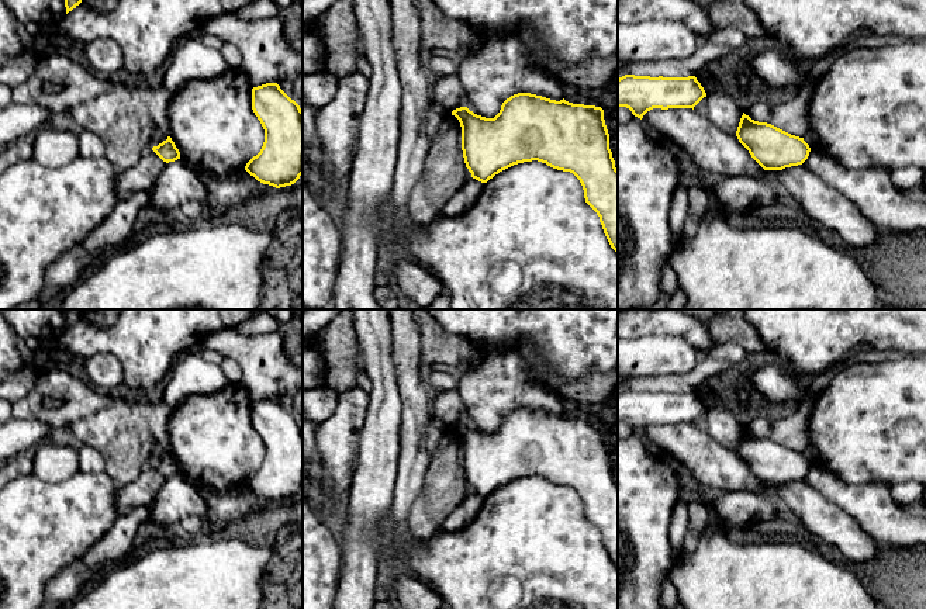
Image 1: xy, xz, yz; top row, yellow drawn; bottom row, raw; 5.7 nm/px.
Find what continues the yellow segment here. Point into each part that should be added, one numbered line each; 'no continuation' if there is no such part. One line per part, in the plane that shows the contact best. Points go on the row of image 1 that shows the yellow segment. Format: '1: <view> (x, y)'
no continuation

